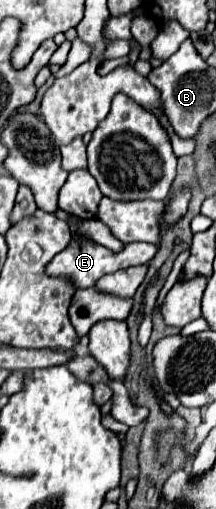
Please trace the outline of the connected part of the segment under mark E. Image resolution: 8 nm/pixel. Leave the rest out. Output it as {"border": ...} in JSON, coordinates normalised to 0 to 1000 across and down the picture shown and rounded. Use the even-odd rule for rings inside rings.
{"border":[[[356,464],[329,468],[310,491],[282,491],[227,519],[218,519],[218,538],[227,542],[264,542],[264,546],[310,546],[347,566],[421,566],[440,562],[440,554],[495,538],[495,534],[542,534],[542,530],[579,530],[597,523],[644,523],[644,519],[681,519],[708,503],[727,499],[727,483],[718,479],[681,479],[681,475],[597,475],[569,483],[569,491],[523,495],[412,468]]]}

